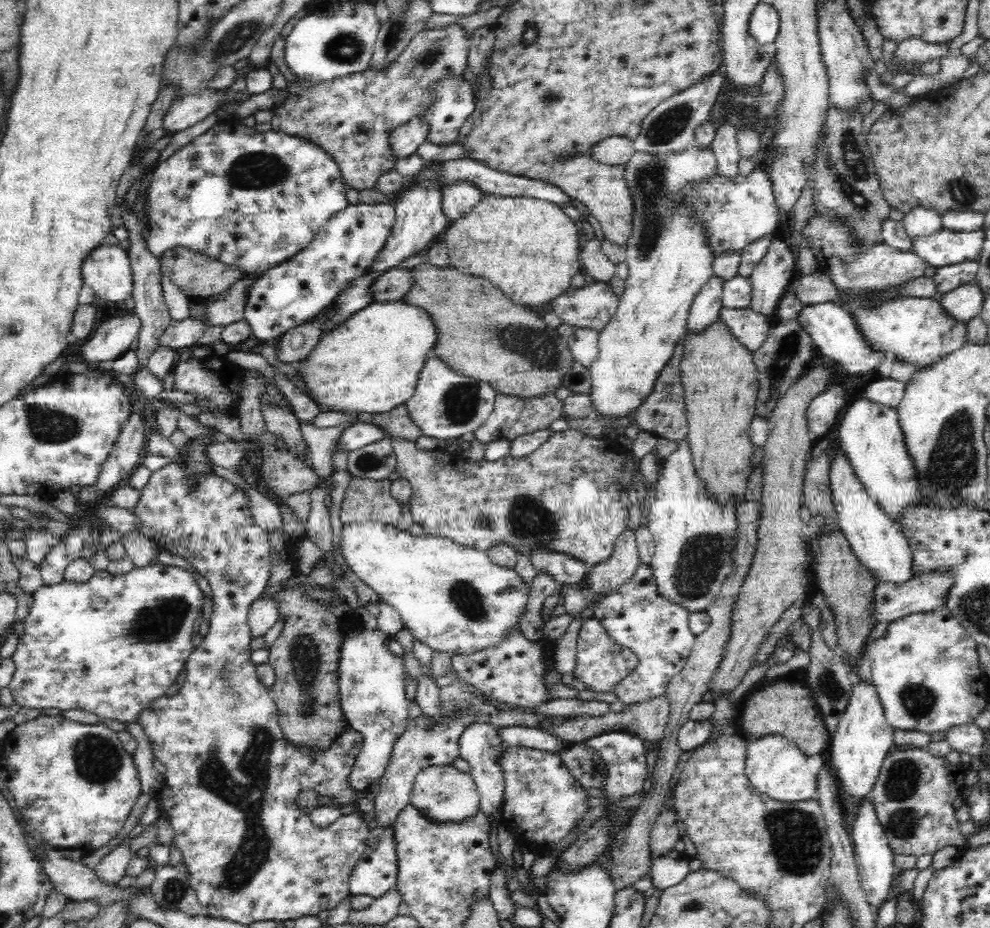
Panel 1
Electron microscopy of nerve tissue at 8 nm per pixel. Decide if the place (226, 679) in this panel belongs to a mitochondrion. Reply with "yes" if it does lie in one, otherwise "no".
yes

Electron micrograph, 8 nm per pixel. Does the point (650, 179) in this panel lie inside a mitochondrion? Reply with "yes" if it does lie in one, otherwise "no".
yes

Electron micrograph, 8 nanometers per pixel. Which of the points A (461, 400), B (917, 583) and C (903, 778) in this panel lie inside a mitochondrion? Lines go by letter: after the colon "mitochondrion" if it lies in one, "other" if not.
A: mitochondrion
B: other
C: mitochondrion

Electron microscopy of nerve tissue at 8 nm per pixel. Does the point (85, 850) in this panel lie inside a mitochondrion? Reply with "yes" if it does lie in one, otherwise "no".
no

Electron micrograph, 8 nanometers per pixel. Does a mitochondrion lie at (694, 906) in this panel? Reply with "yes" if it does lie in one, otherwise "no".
yes

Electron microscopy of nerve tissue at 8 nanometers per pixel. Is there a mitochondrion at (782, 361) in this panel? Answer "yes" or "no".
yes

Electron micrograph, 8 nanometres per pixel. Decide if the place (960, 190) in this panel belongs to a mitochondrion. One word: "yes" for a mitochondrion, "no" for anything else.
yes

